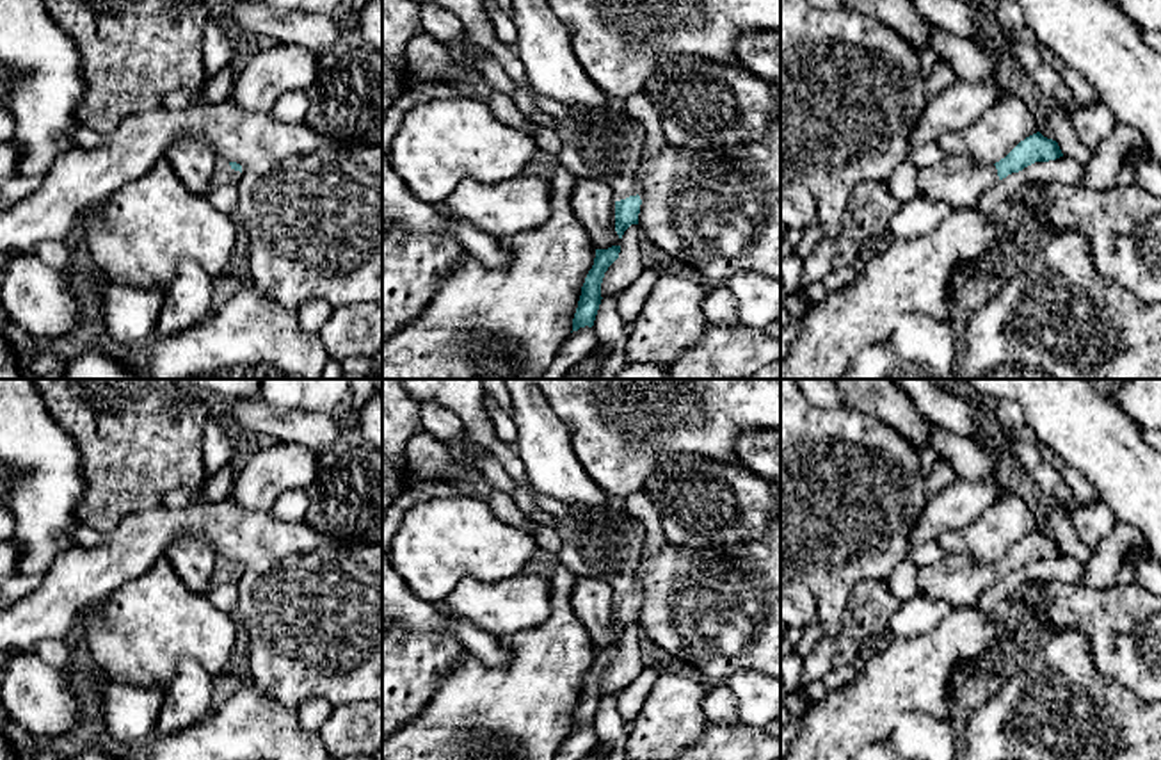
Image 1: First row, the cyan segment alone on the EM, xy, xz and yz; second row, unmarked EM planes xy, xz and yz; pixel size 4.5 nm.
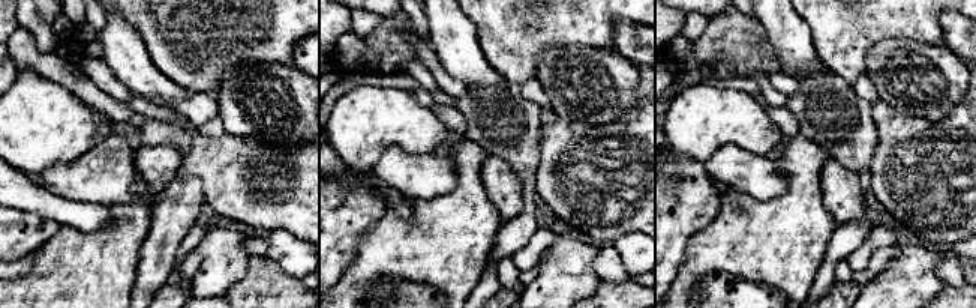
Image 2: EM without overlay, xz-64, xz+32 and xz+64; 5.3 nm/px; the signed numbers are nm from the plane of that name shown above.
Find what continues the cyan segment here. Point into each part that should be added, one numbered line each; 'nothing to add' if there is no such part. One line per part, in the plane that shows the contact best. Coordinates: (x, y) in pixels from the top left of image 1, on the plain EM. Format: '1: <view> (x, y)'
1: xz (601, 541)

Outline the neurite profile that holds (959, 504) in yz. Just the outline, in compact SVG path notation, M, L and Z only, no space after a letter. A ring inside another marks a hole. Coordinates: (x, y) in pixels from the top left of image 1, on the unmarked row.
M957 477L941 491L930 495L923 514L912 527L910 545L969 527L1001 493L1003 488L996 479L973 481Z

